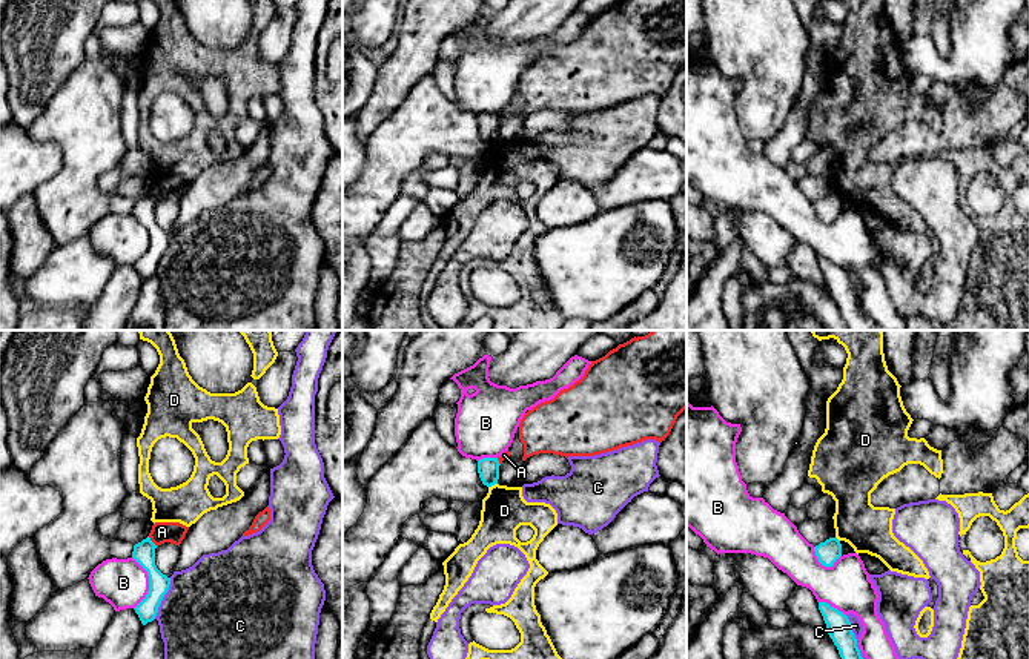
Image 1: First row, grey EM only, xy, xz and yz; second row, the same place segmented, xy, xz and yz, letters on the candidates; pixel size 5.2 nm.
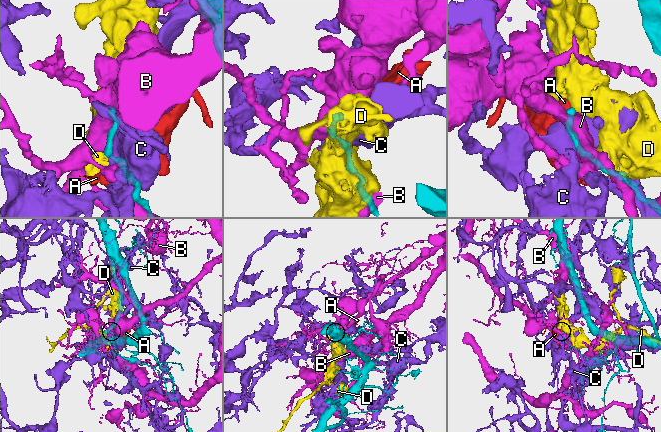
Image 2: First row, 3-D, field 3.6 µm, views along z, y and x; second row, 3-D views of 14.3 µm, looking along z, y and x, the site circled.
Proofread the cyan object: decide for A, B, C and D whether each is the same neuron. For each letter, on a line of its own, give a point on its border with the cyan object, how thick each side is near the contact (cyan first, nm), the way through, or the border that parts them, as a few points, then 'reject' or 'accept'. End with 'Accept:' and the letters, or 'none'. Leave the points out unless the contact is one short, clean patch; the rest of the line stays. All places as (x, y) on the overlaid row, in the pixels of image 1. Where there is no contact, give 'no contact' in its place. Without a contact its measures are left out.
A: meets cyan in xy at (151, 541); 110 nm thick on the cyan side, 110 nm on the other; border along xy (148, 536), (157, 546); reject
B: meets cyan in xy at (149, 582); 110 nm thick on the cyan side, 260 nm on the other; reject
C: meets cyan in yz at (854, 636); 130 nm thick on the cyan side, 60 nm on the other; reject
D: meets cyan in xz at (492, 484); 110 nm thick on the cyan side, 240 nm on the other; reject
Accept: none

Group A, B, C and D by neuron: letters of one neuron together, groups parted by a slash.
A / B / C / D

